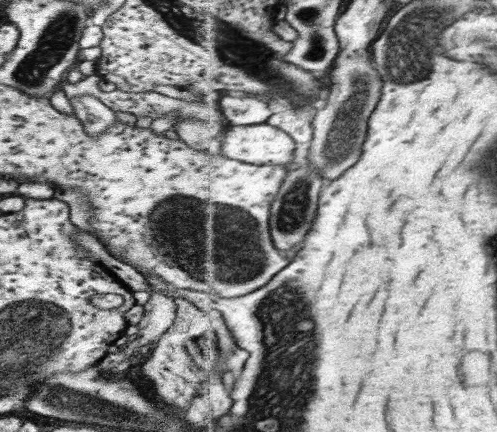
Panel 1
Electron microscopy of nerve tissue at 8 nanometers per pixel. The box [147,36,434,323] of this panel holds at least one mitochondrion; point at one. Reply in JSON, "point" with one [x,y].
{"point":[343,134]}

